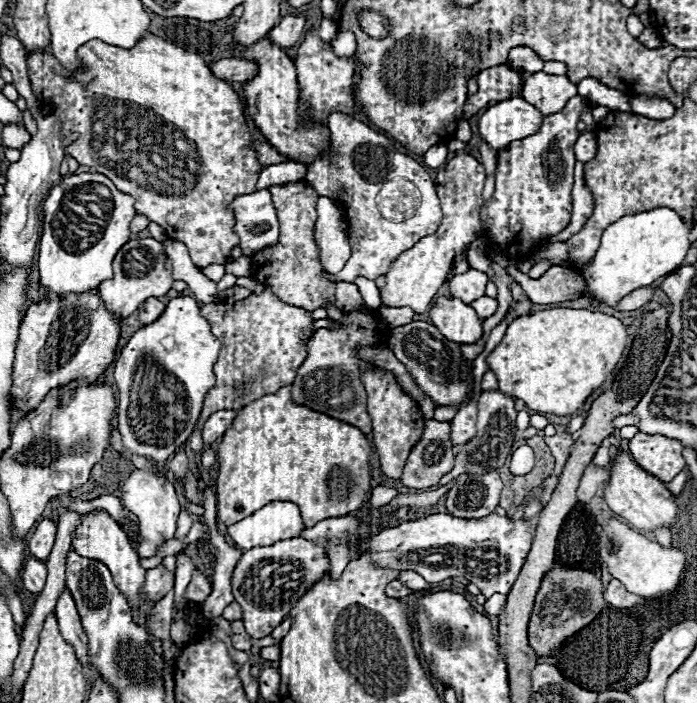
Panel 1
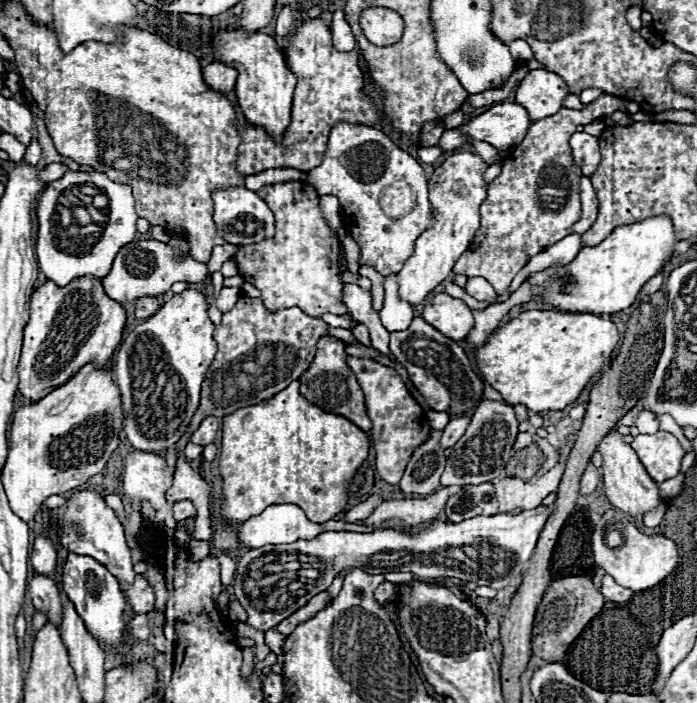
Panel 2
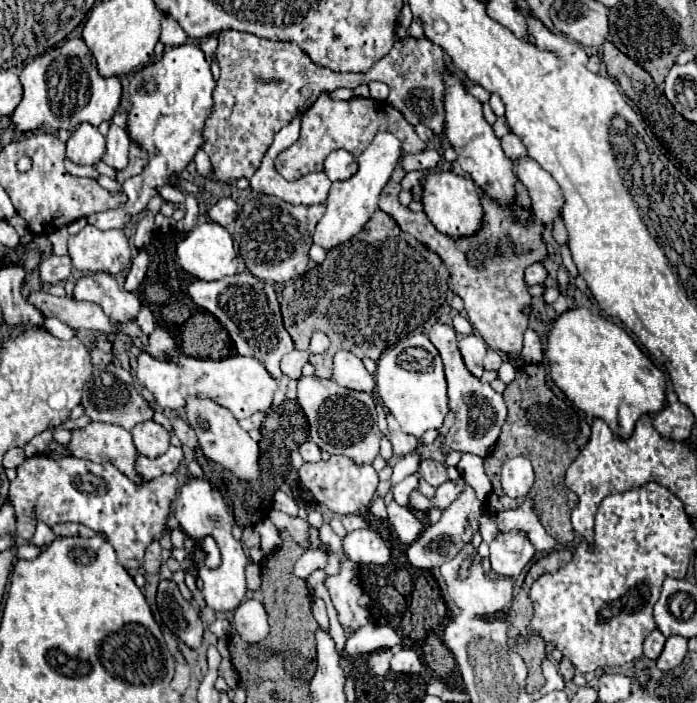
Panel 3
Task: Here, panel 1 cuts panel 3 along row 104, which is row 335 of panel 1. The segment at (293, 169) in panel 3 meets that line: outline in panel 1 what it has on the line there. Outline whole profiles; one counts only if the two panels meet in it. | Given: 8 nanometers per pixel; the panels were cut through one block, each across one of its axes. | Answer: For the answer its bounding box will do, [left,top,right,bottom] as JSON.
[292,310,392,434]

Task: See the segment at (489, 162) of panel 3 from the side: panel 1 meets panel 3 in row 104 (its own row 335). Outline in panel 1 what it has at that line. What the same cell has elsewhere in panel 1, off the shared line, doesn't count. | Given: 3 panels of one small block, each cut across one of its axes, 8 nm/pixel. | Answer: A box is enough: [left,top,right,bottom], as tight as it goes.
[430,298,482,344]

